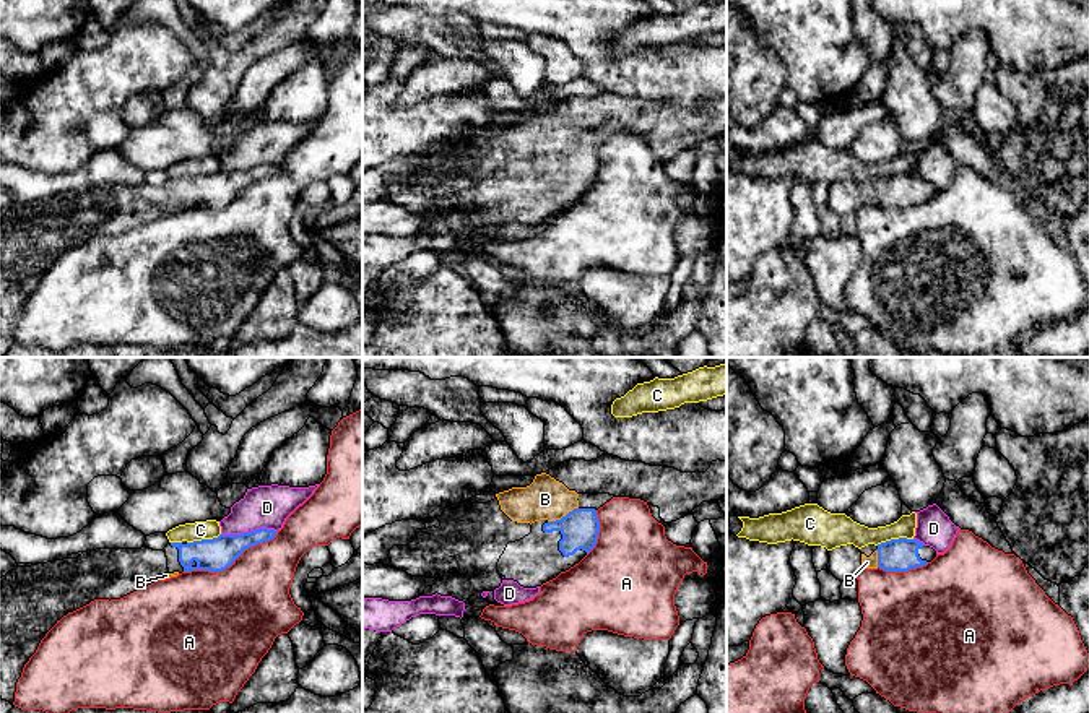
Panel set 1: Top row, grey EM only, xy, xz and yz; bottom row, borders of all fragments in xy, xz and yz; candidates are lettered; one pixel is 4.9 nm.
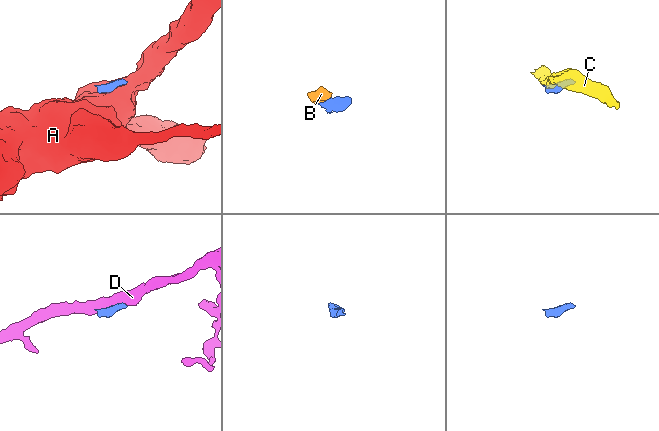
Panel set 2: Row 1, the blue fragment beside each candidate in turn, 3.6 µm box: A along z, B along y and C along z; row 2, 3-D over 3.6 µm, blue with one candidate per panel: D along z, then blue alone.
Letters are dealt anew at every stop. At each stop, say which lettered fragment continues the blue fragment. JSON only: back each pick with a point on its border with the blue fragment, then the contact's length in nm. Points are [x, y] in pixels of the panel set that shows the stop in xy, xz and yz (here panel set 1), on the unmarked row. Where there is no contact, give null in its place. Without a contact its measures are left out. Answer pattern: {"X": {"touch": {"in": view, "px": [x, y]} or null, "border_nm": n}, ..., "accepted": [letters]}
{"B": {"touch": {"in": "xz", "px": [563, 153]}, "border_nm": 170}, "accepted": ["B"]}

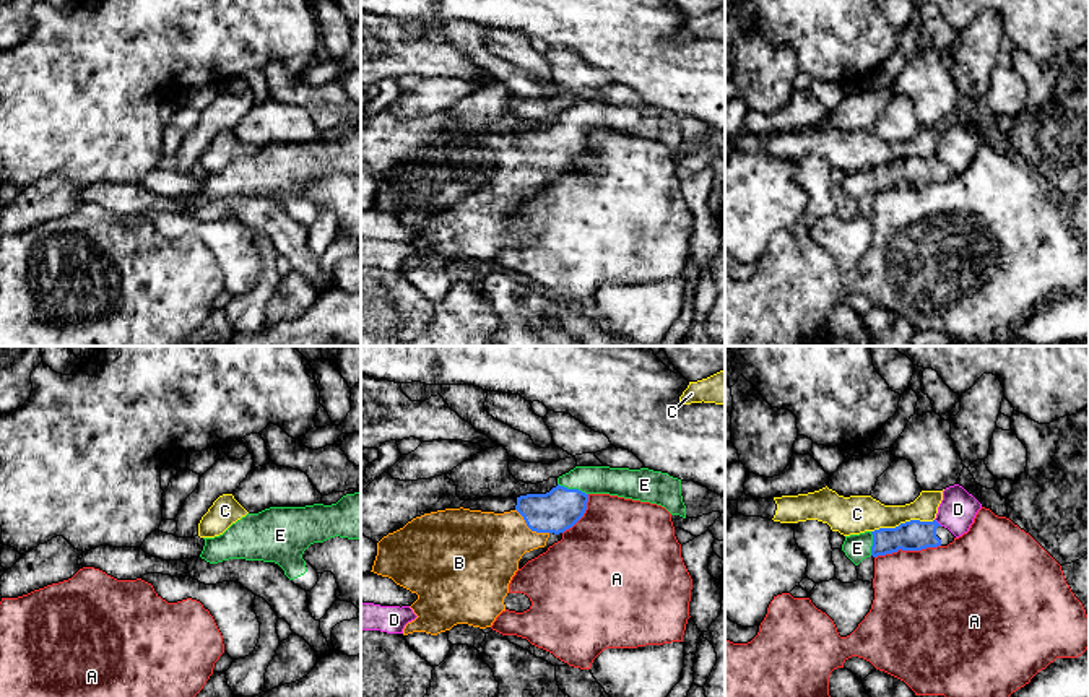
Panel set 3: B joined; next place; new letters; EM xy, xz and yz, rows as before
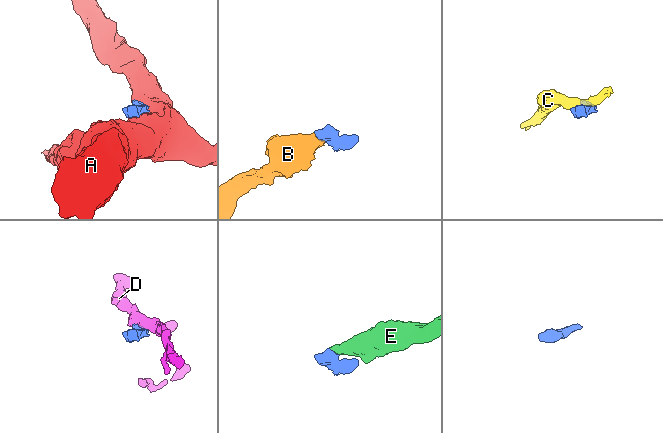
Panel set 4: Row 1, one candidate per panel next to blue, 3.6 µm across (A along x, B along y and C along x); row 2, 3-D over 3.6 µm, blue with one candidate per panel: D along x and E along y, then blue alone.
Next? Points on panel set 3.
{"B": {"touch": {"in": "xz", "px": [530, 164]}, "border_nm": 200}, "E": {"touch": {"in": "xz", "px": [572, 125]}, "border_nm": 160}, "accepted": ["B", "E"]}

